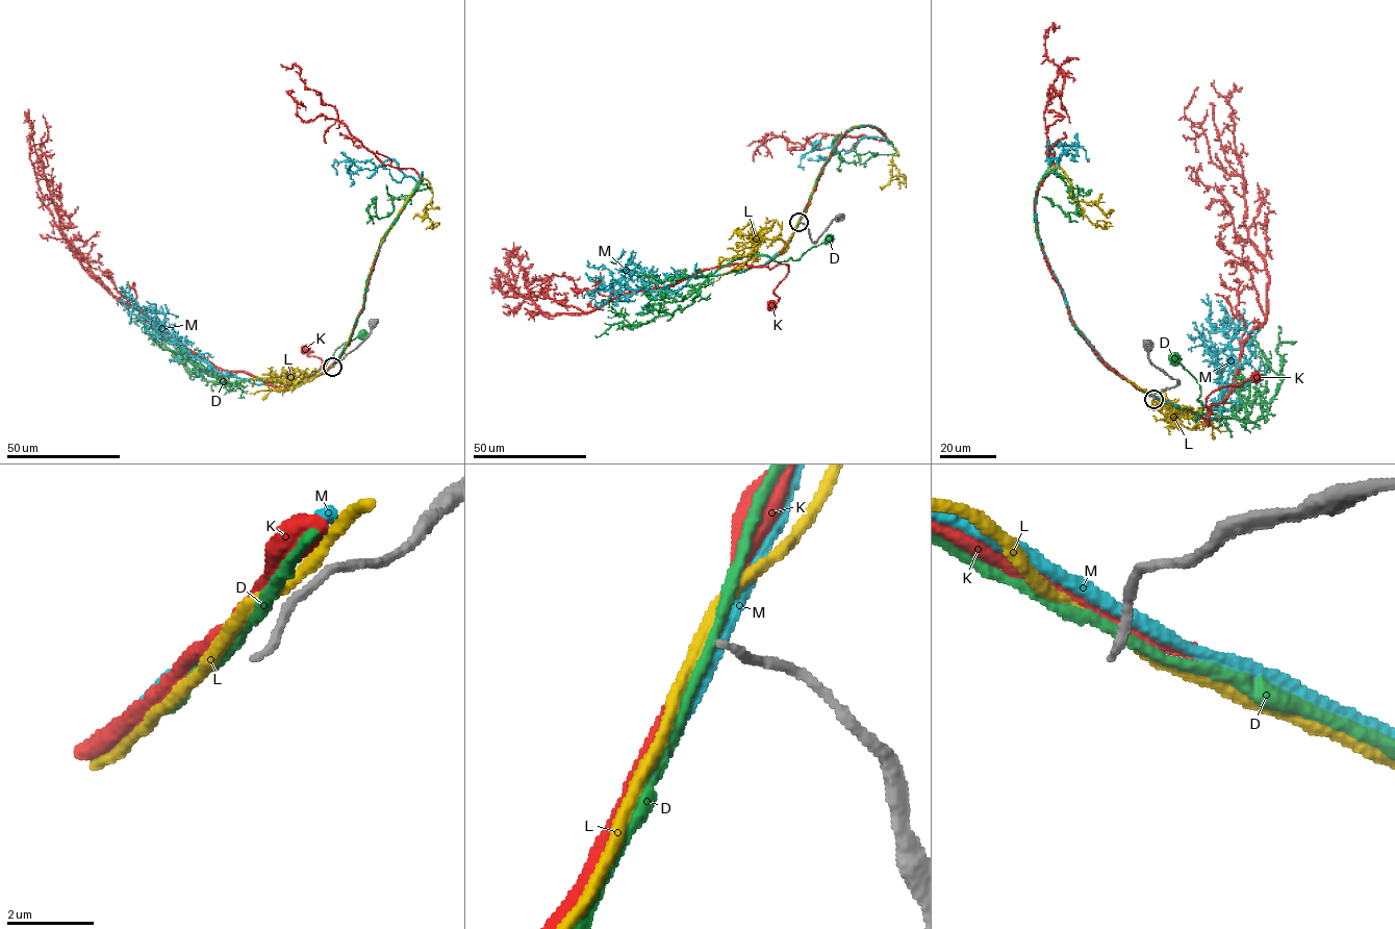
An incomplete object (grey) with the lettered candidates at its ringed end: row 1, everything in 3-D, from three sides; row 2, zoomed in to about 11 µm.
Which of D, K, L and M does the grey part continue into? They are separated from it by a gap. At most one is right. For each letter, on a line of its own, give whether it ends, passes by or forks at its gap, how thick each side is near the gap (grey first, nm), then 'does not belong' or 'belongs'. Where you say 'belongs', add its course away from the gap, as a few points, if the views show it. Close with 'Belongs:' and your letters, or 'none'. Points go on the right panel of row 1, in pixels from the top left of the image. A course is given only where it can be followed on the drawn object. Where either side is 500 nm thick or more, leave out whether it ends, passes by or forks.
D: it passes by; calibres 190 and 260 nm; does not belong
K: it passes by; calibres 190 and 360 nm; does not belong
L: it passes by; calibres 190 and 280 nm; does not belong
M: it passes by; calibres 190 and 300 nm; does not belong
Belongs: none

